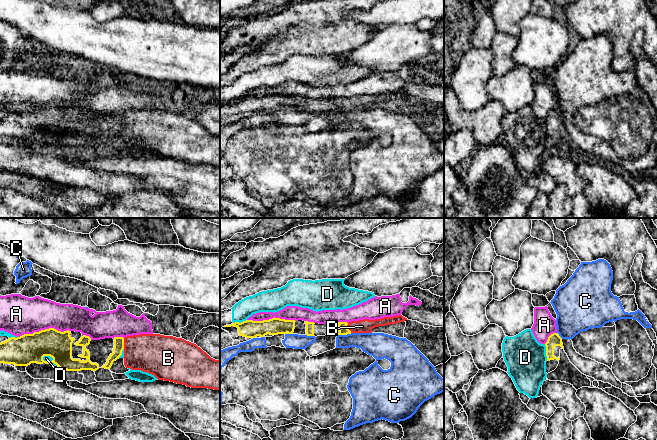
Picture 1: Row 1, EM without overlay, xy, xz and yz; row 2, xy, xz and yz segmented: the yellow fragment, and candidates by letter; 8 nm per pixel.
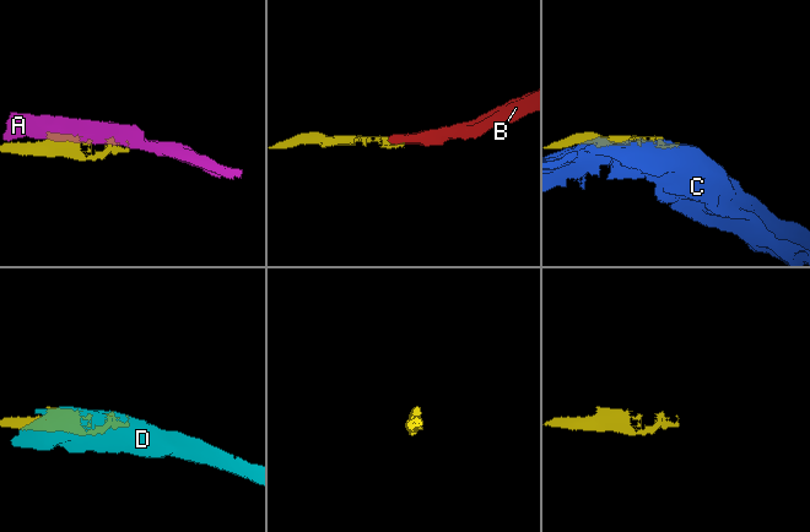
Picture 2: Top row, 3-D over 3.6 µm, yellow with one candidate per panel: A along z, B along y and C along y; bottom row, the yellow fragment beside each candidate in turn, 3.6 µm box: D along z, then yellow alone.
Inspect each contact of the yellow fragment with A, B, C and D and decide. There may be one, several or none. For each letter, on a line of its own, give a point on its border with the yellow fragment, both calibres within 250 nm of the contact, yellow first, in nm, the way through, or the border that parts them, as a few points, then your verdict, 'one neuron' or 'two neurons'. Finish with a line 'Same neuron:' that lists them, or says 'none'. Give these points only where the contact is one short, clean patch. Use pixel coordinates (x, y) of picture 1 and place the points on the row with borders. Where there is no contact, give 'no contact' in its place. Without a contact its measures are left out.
A: xy (43, 330) | 240/320 nm | two neurons
B: xy (123, 343) | 80/320 nm | across xy (118, 341), (123, 343), (152, 353) | one neuron
C: xz (344, 334) | 80/180 nm | two neurons
D: yz (546, 352) | 100/320 nm | two neurons
Same neuron: B

